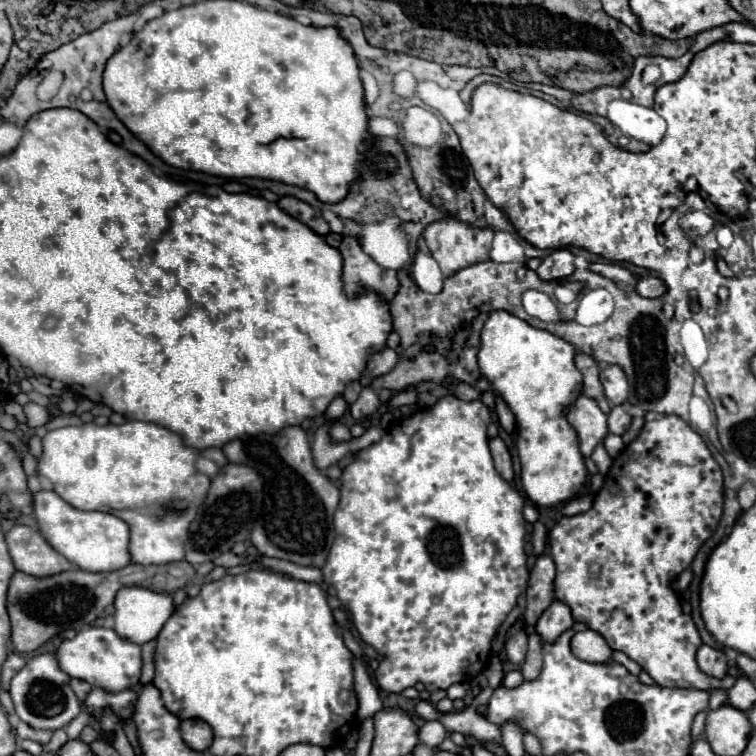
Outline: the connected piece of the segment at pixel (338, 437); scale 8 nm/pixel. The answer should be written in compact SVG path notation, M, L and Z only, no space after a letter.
M334 422L334 424L332 424L330 436L332 436L332 440L336 440L336 442L348 442L348 440L352 440L350 430L348 430L344 424L340 424L340 422Z

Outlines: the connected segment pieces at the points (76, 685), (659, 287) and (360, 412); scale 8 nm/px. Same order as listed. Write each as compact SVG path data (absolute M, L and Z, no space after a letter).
M72 678L72 680L70 680L70 686L72 686L74 694L78 696L78 700L84 700L86 694L92 690L92 686L90 686L86 680L78 680L78 678Z
M646 276L646 278L640 278L638 280L638 286L636 286L638 294L644 296L644 298L660 298L662 294L666 294L666 284L660 280L660 278L652 278L652 276Z
M366 386L366 388L362 390L360 398L350 406L350 414L352 414L352 418L362 420L362 418L366 418L366 416L374 414L374 412L378 410L378 406L380 406L378 394L376 394L370 386Z

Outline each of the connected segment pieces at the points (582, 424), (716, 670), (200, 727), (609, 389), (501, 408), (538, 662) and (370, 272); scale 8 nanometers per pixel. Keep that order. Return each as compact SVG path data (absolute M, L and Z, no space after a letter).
M578 396L578 400L570 404L566 418L578 434L578 446L582 456L590 456L594 446L600 444L608 434L606 414L602 414L602 410L598 410L598 404L590 402L590 398Z
M702 644L702 646L698 648L698 652L696 652L696 662L698 662L698 668L700 668L704 674L712 676L712 678L722 680L722 678L728 674L726 656L724 656L720 650L712 648L712 646Z
M184 720L182 726L182 738L192 750L206 750L212 742L212 730L202 720Z
M604 366L600 372L600 382L604 386L604 396L614 404L624 404L628 398L628 382L618 366Z
M498 396L495 397L495 412L500 426L509 434L516 427L516 420L507 404Z
M528 650L526 654L526 662L522 666L522 676L532 682L540 676L540 670L542 670L542 650Z
M346 236L340 244L340 254L344 258L344 290L348 296L358 294L362 288L374 290L384 300L390 300L396 294L396 272L378 266L370 256L366 256L356 238Z

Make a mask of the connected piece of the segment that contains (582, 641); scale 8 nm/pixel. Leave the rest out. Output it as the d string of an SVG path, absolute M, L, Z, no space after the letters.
M584 630L584 632L574 634L572 652L580 660L586 660L592 664L608 664L612 660L612 648L594 630Z

